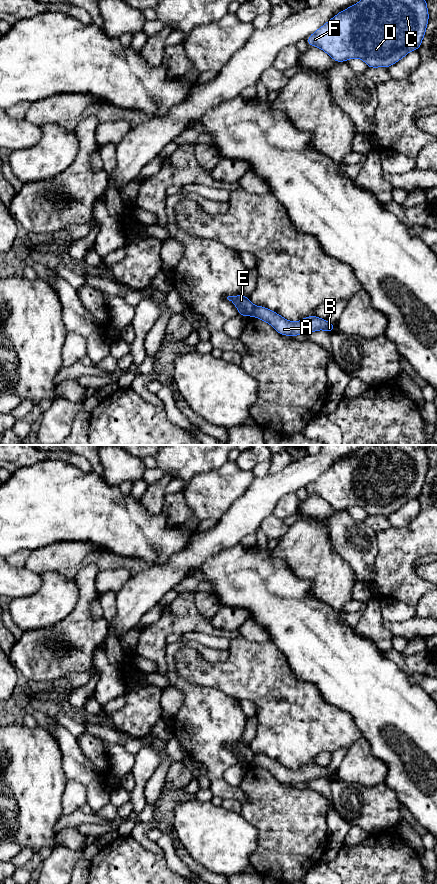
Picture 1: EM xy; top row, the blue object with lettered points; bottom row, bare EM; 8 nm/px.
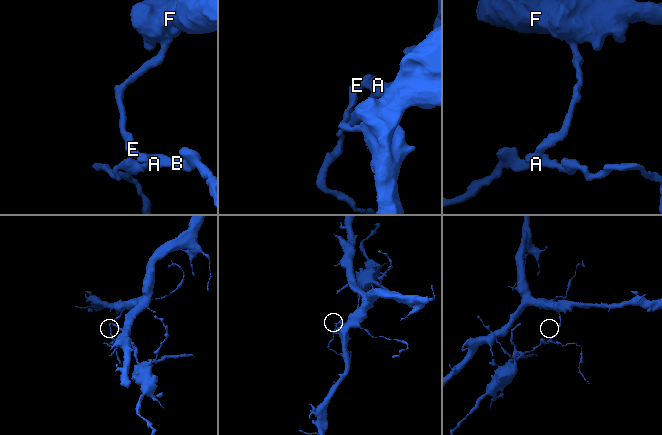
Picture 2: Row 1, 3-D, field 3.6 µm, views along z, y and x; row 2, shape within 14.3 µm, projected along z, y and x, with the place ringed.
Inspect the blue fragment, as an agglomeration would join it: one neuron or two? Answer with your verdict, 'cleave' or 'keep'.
cleave

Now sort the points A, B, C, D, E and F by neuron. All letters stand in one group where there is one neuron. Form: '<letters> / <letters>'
A B / C D E F

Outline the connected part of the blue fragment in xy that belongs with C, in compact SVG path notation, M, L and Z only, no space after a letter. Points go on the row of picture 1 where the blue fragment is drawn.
M361 0L342 10L307 38L310 46L327 53L335 62L349 59L363 60L368 68L388 68L403 59L410 51L420 48L429 21L427 0Z

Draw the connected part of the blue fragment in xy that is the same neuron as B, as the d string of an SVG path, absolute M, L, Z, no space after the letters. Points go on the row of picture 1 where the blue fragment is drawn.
M255 306L252 316L269 323L277 333L285 336L308 335L317 330L331 333L336 330L336 325L315 315L292 322L263 306Z

